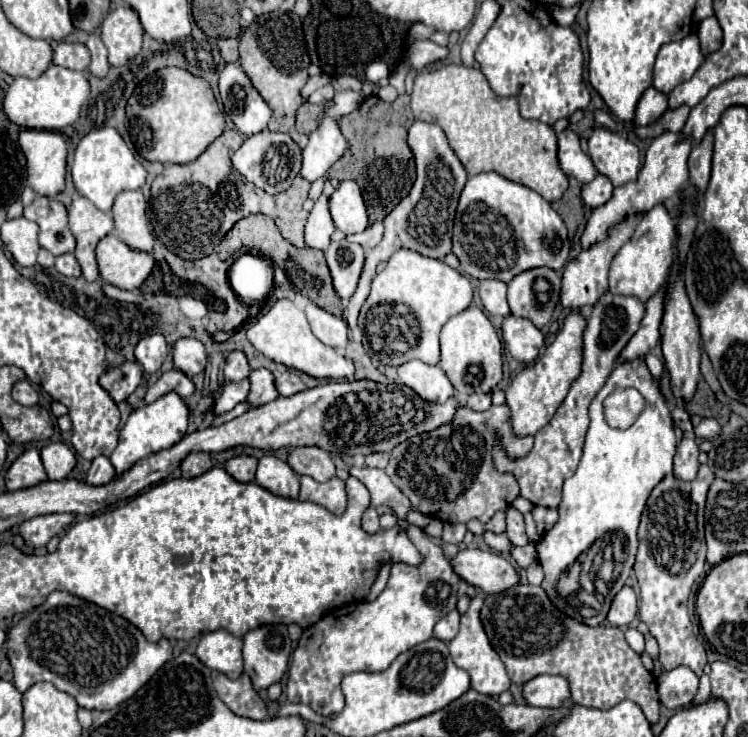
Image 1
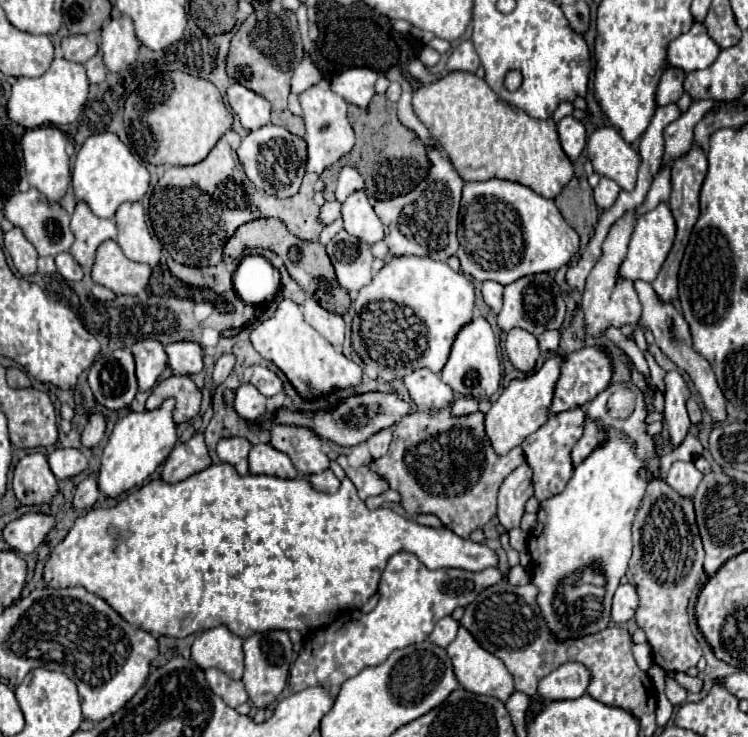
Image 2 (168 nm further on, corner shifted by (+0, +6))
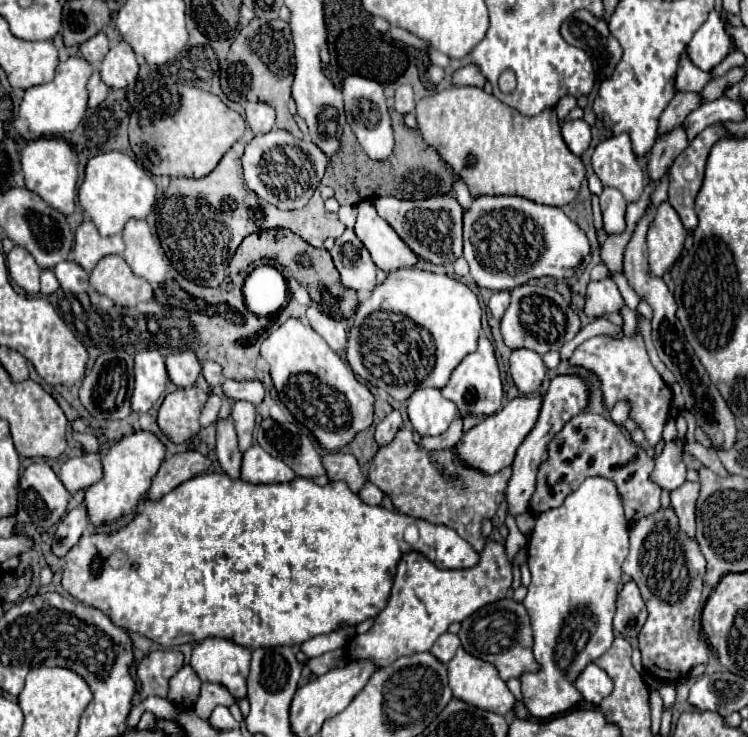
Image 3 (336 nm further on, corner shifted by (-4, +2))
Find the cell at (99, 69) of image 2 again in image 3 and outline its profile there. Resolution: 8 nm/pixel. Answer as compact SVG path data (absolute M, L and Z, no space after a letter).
M98 70L90 76L90 80L88 80L88 106L90 108L96 108L100 102L104 102L104 98L106 98L106 94L108 94L108 86L100 80L100 74L98 74Z

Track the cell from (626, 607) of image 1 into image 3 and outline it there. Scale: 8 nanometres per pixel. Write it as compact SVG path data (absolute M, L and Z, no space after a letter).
M630 580L618 594L616 614L614 614L614 630L624 638L636 638L646 620L646 606L640 596L638 586Z

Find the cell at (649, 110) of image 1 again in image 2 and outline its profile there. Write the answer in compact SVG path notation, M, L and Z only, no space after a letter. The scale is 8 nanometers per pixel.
M666 68L660 82L658 82L658 90L656 90L656 106L666 106L676 102L684 90L682 90L682 82L684 82L684 72L678 68Z

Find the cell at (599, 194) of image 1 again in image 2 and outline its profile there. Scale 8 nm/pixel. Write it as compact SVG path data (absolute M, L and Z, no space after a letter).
M602 176L602 178L600 178L600 184L594 188L594 200L596 200L596 204L604 210L604 208L610 208L610 206L616 202L618 192L620 192L618 184L616 184L614 180Z

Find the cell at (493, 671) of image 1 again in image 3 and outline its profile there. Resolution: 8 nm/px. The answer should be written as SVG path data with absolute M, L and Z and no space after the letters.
M462 648L456 652L456 656L448 662L448 686L452 688L452 694L456 700L462 700L466 704L472 704L480 710L496 712L500 716L506 716L514 706L514 696L508 690L506 682L500 680L496 668L484 660L478 660L464 652Z

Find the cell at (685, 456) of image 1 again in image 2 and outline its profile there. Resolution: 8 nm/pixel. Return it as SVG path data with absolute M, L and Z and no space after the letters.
M674 462L666 474L666 482L682 496L692 496L704 474L694 466L694 462Z

